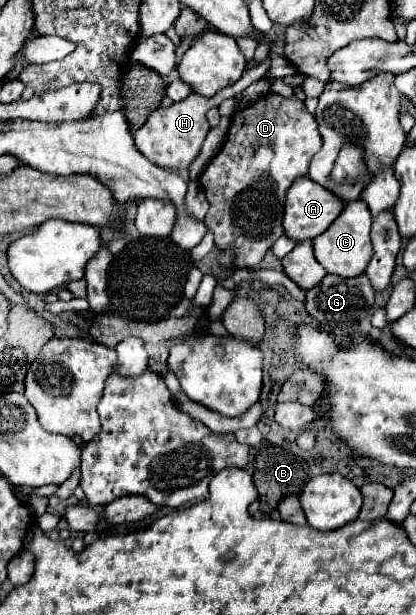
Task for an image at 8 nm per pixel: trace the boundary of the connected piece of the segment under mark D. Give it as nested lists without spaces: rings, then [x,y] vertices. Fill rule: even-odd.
[[[267,93],[257,103],[233,115],[225,145],[201,173],[199,181],[211,203],[205,223],[211,227],[219,249],[229,245],[237,247],[237,267],[247,269],[257,265],[285,233],[281,223],[287,189],[295,177],[307,175],[309,161],[321,145],[317,121],[299,99]],[[271,169],[279,169],[279,173]]]

